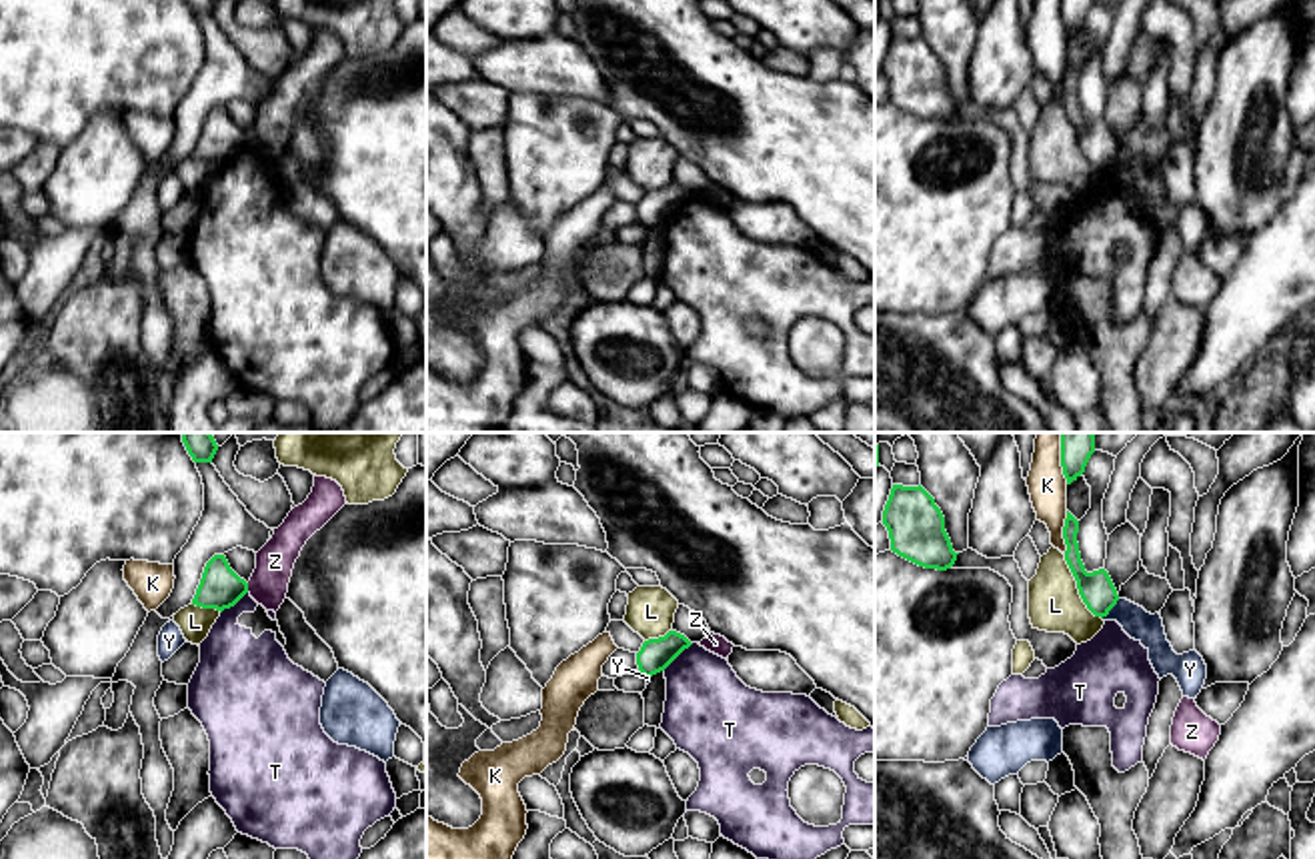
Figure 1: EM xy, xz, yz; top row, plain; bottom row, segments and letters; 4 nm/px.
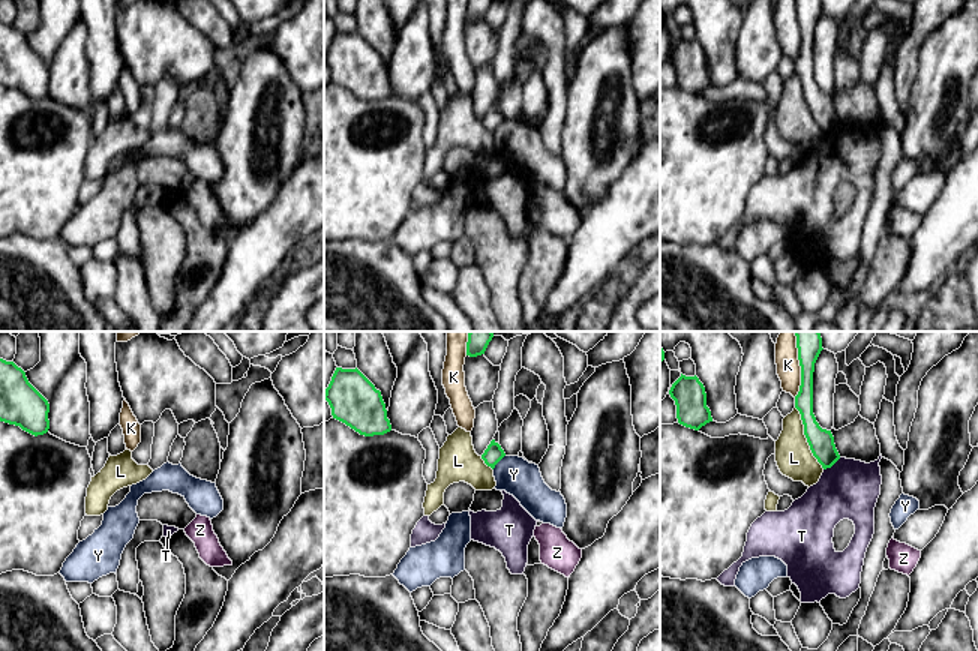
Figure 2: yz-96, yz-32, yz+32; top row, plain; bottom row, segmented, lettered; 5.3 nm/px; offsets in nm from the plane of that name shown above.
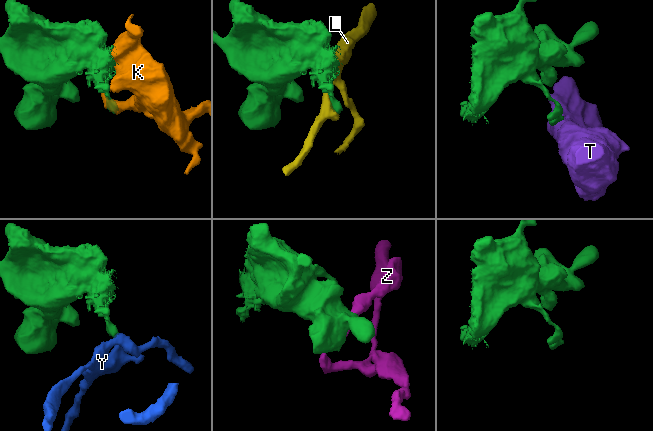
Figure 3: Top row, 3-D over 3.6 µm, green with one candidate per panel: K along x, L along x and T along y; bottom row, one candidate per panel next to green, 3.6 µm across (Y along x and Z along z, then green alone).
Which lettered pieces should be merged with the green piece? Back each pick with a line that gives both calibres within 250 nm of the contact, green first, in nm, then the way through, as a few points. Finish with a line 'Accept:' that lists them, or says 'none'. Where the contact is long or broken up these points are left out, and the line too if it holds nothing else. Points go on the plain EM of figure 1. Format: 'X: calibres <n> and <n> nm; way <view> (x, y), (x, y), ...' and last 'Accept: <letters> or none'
Accept: none

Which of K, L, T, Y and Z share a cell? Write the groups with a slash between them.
K / L / T / Y / Z

